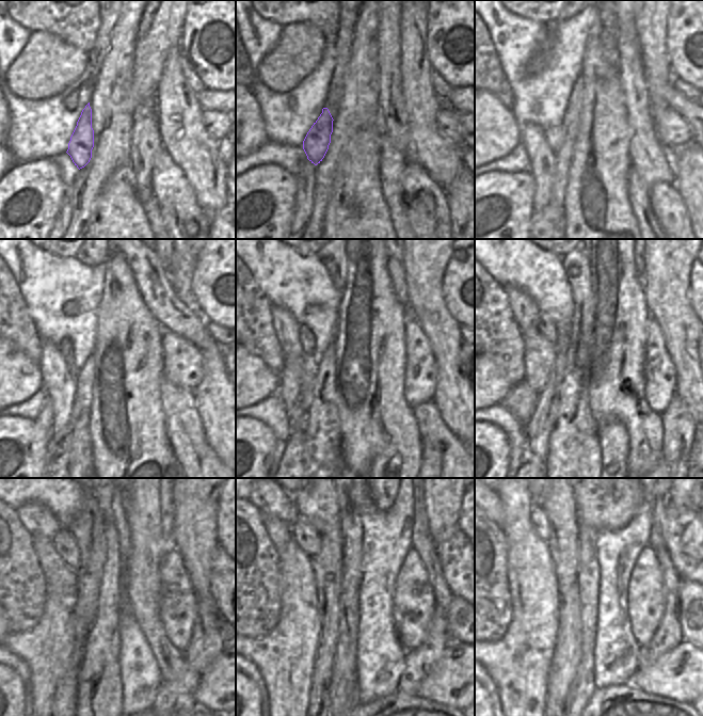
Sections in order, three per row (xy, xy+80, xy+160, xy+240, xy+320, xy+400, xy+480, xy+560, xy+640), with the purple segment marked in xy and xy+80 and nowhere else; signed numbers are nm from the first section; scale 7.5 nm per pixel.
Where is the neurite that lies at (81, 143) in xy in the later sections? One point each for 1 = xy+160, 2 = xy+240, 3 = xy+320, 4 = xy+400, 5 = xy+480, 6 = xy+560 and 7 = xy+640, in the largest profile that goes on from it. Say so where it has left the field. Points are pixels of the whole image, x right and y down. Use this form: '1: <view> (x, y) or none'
1: xy+160 (555, 136)
2: xy+240 (65, 345)
3: xy+320 (307, 339)
4: xy+400 (546, 327)
5: xy+480 (65, 544)
6: xy+560 (305, 536)
7: xy+640 (539, 520)

